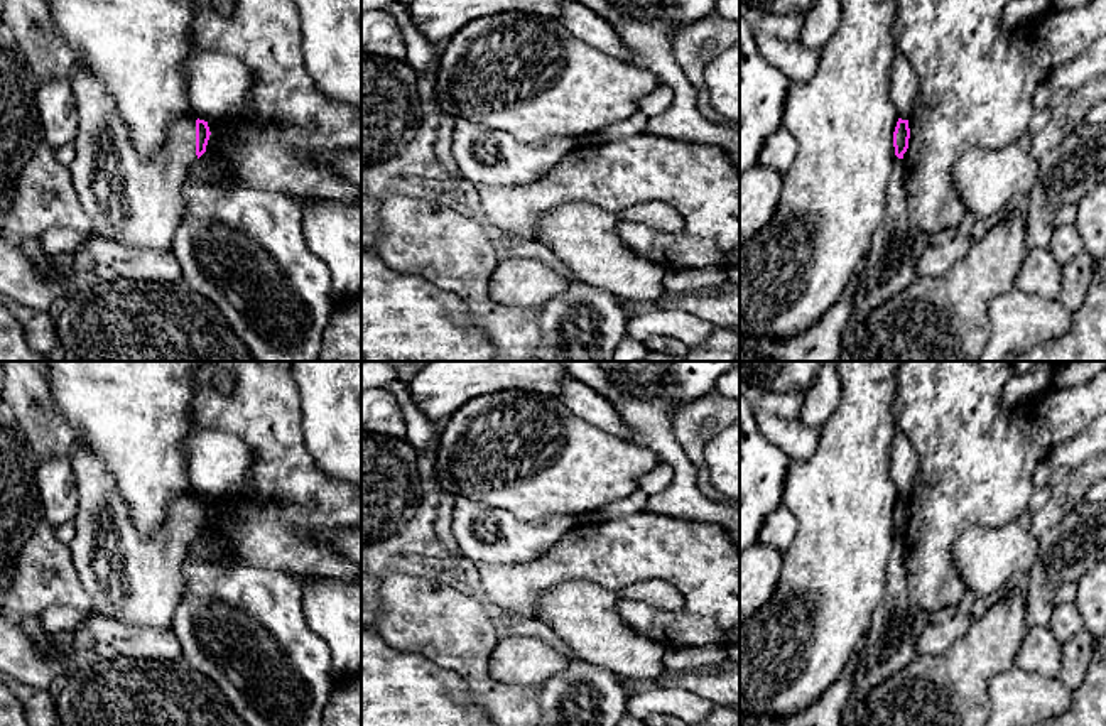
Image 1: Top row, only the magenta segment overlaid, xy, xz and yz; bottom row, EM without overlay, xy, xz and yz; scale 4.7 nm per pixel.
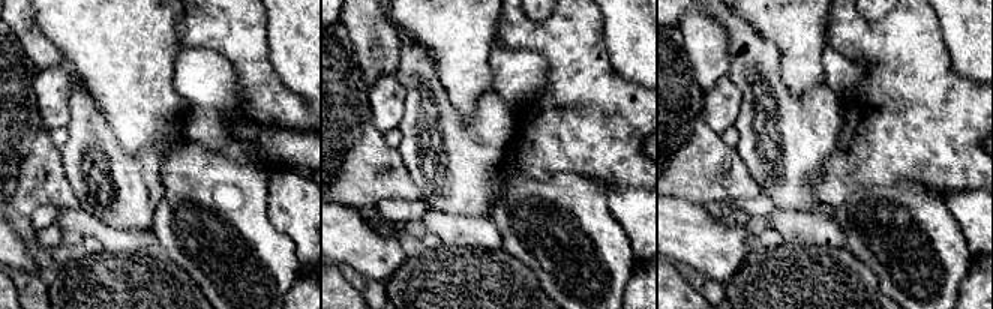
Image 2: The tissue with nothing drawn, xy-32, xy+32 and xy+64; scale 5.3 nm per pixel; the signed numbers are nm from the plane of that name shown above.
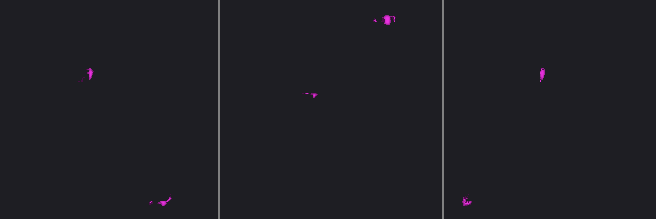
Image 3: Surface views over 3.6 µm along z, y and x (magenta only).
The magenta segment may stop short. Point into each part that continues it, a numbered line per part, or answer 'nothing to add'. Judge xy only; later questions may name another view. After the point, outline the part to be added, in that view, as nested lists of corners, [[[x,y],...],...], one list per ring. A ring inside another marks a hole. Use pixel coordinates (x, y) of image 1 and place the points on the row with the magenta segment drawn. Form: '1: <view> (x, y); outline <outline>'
1: xy (137, 203); outline [[[76,61],[69,79],[79,118],[78,135],[73,142],[76,157],[69,172],[74,191],[91,219],[91,233],[128,248],[169,250],[186,213],[181,187],[198,160],[196,120],[174,122],[165,150],[152,160],[145,160],[135,150],[128,128],[103,81],[93,76],[81,61]]]

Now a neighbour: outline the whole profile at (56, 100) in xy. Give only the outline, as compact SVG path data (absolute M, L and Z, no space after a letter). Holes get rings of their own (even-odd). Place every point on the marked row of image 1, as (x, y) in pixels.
M69 78L52 79L37 91L44 142L54 150L73 144L78 128L78 101Z

